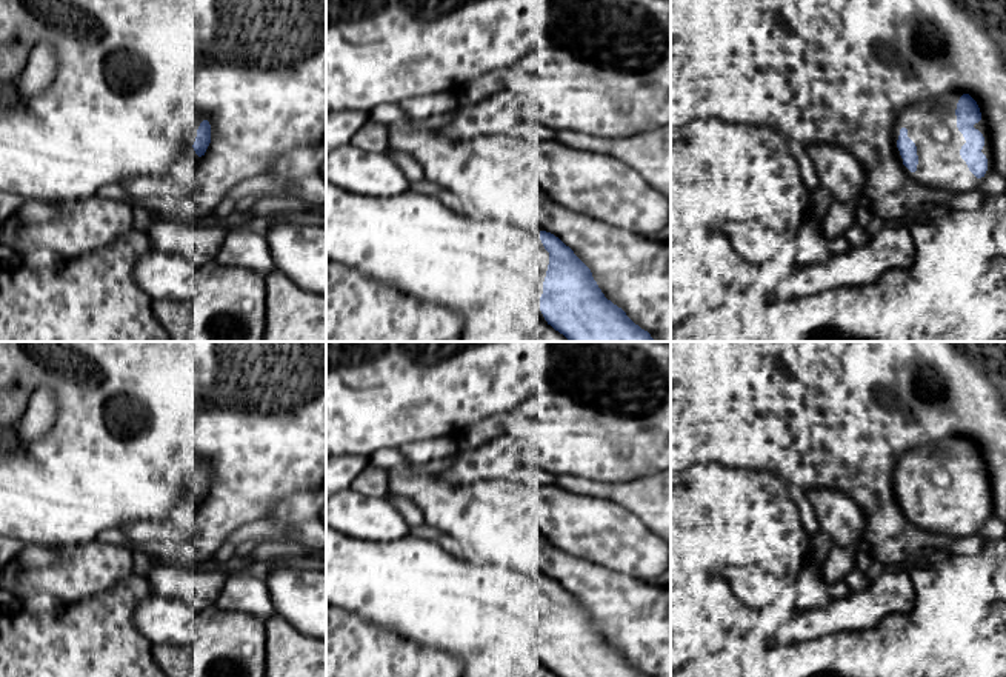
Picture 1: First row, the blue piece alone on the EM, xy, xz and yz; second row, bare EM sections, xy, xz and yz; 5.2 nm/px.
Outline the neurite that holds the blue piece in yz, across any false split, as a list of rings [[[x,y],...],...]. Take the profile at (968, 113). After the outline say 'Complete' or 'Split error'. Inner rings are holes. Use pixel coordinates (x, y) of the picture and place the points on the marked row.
[[[963,94],[957,103],[955,115],[957,128],[966,140],[960,149],[960,155],[966,162],[969,171],[977,178],[981,178],[988,171],[988,158],[981,152],[984,137],[978,129],[974,128],[974,125],[981,120],[980,108],[969,94]]]. Complete

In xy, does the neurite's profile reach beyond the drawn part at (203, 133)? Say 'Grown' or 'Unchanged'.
Grown

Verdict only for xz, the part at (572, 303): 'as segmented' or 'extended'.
as segmented

